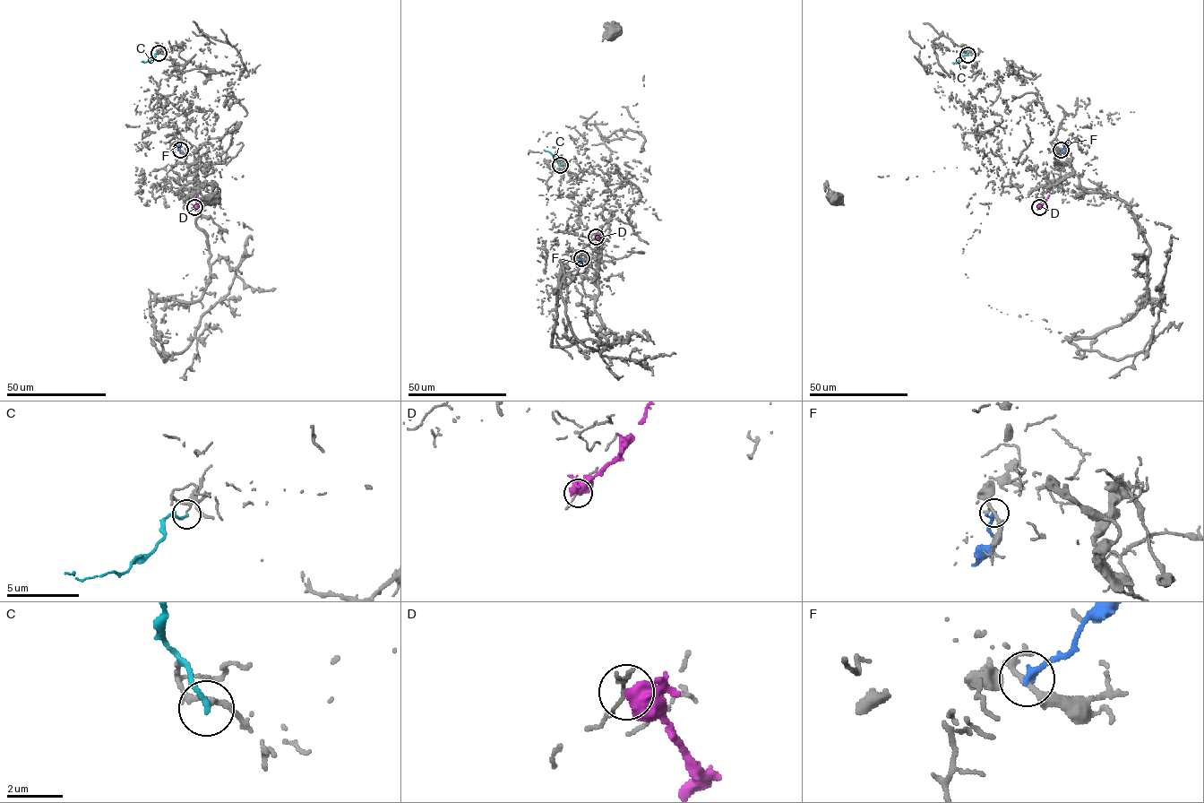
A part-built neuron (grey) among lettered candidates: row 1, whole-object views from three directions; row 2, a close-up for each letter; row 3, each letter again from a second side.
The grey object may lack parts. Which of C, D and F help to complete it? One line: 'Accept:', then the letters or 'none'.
Accept: D

